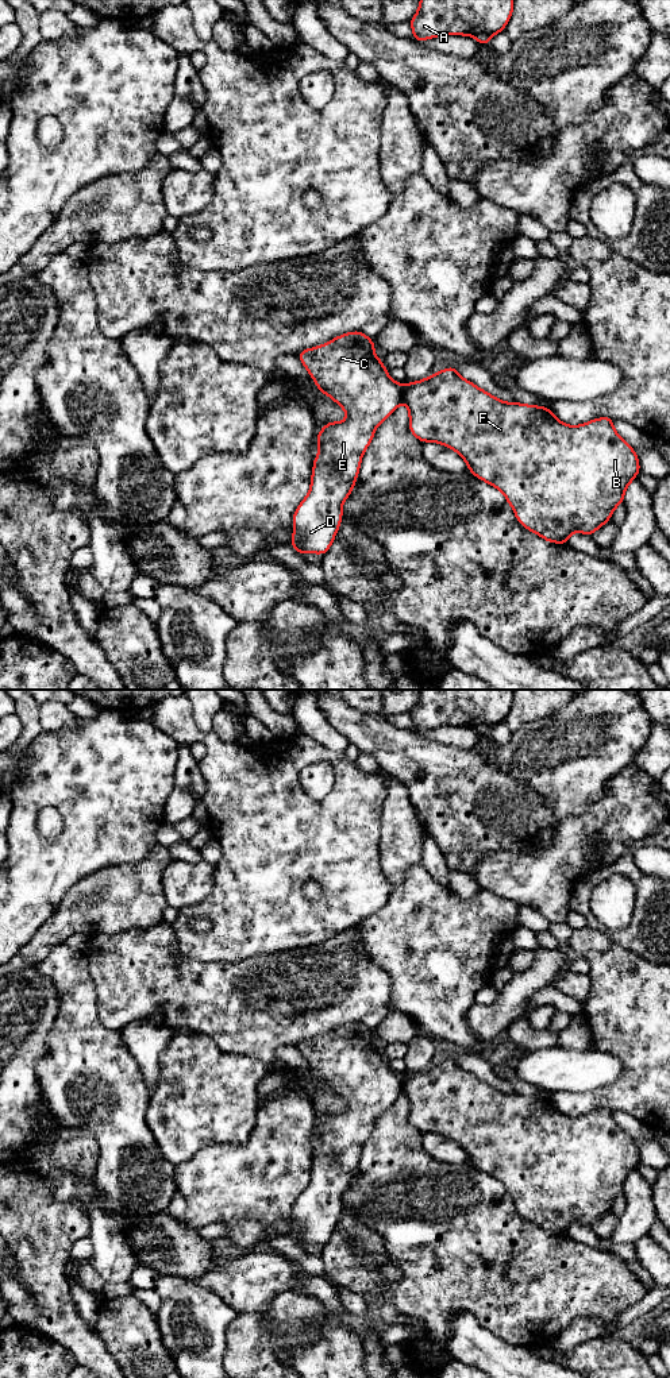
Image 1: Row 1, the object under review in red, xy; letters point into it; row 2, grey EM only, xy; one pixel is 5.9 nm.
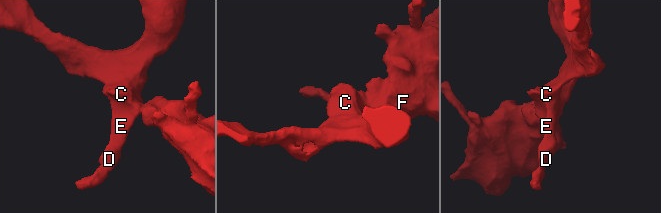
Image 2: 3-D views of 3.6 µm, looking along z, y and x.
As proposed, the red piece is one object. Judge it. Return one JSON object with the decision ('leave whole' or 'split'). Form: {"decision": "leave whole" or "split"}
{"decision": "split"}

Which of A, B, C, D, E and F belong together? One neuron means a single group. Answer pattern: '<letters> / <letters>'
A C D E / B F

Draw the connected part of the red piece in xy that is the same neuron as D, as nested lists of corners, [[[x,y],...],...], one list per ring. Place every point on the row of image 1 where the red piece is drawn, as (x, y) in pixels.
[[[357,331],[347,332],[323,346],[308,348],[296,354],[308,370],[309,375],[313,378],[317,389],[321,390],[324,395],[331,397],[347,413],[347,418],[343,422],[330,421],[316,435],[320,452],[313,459],[311,490],[293,514],[293,540],[289,544],[297,549],[301,556],[308,552],[326,555],[330,549],[342,522],[342,505],[354,489],[362,455],[373,440],[374,429],[403,402],[403,385],[390,379],[384,363],[373,354],[374,348],[376,343],[362,331]]]

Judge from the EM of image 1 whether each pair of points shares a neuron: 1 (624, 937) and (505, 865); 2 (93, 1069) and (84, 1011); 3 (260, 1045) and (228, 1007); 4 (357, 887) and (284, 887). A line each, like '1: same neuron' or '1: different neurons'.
1: different neurons
2: same neuron
3: same neuron
4: same neuron

